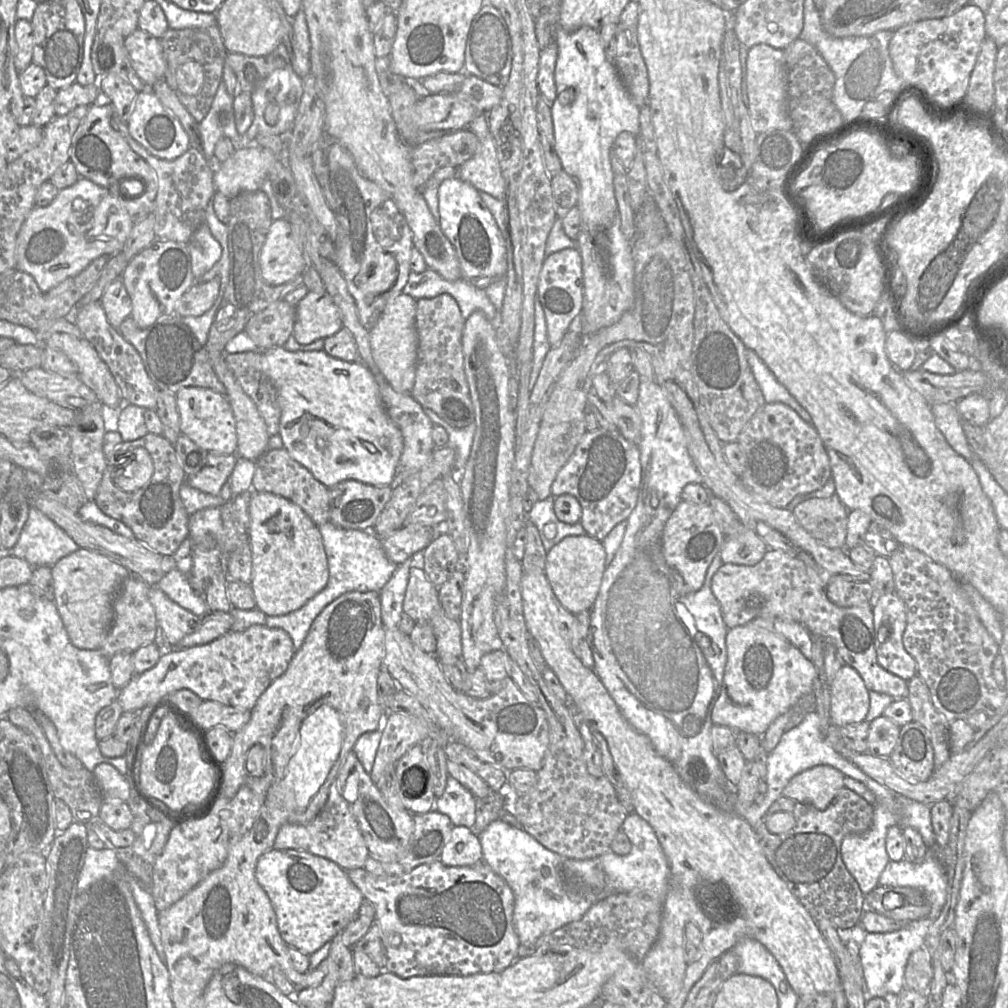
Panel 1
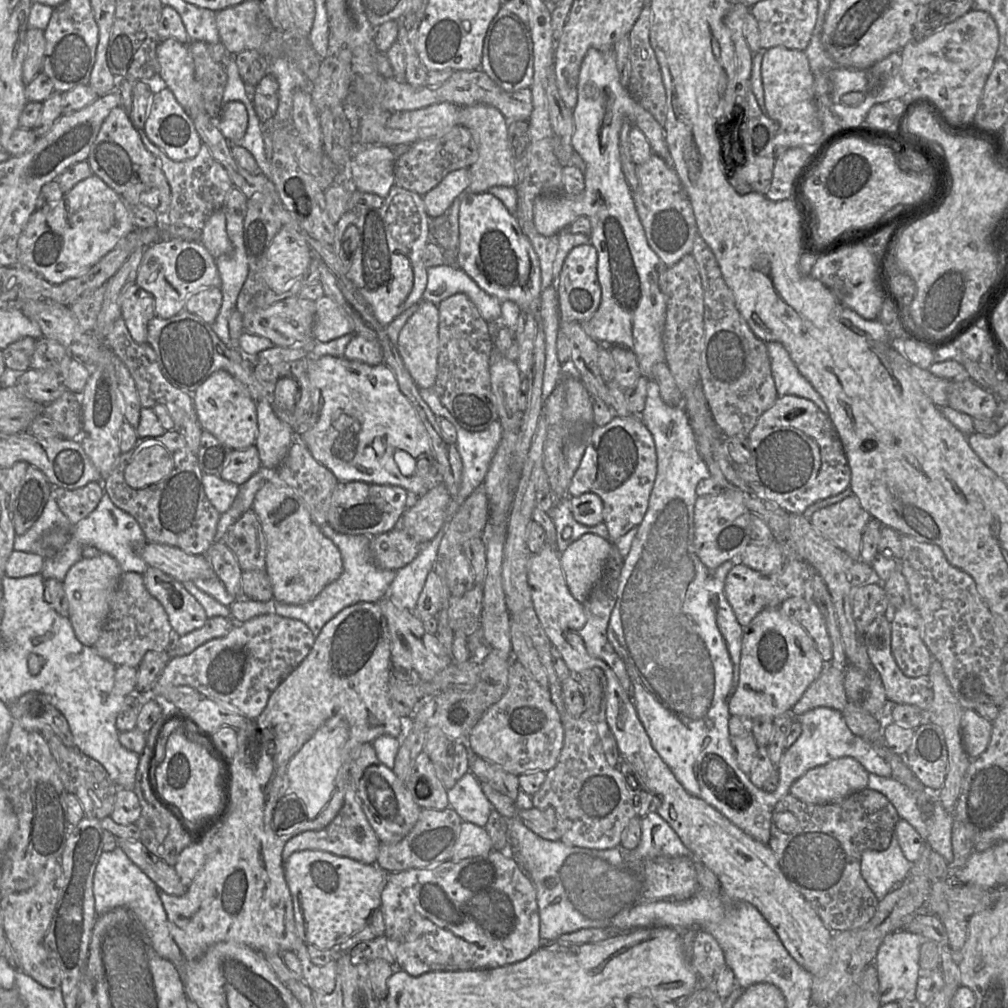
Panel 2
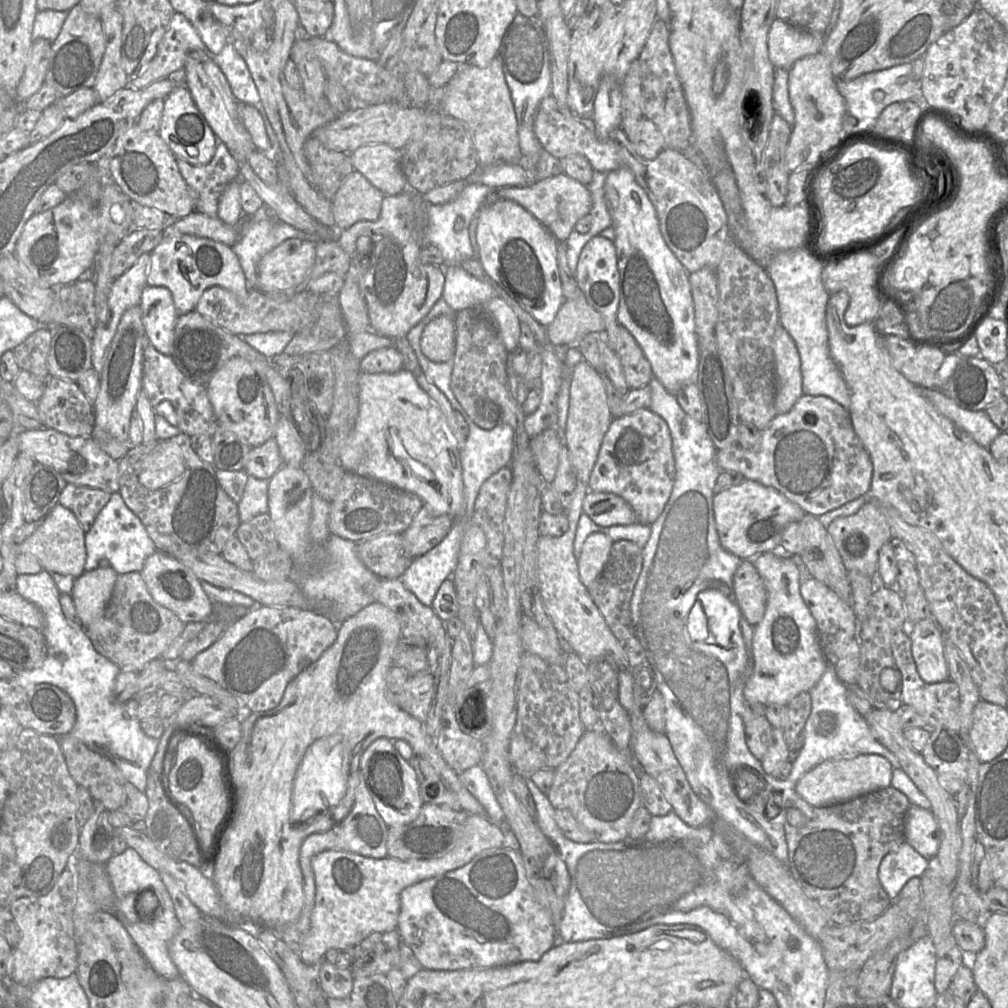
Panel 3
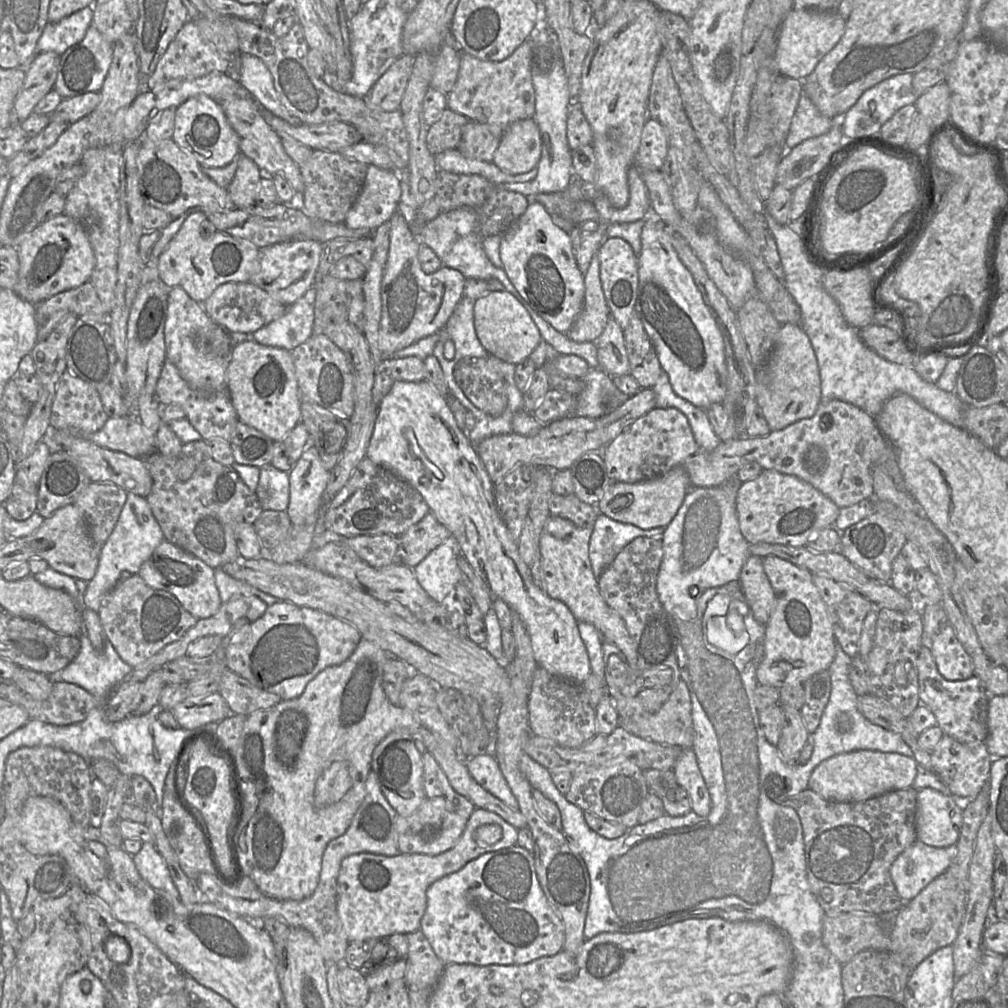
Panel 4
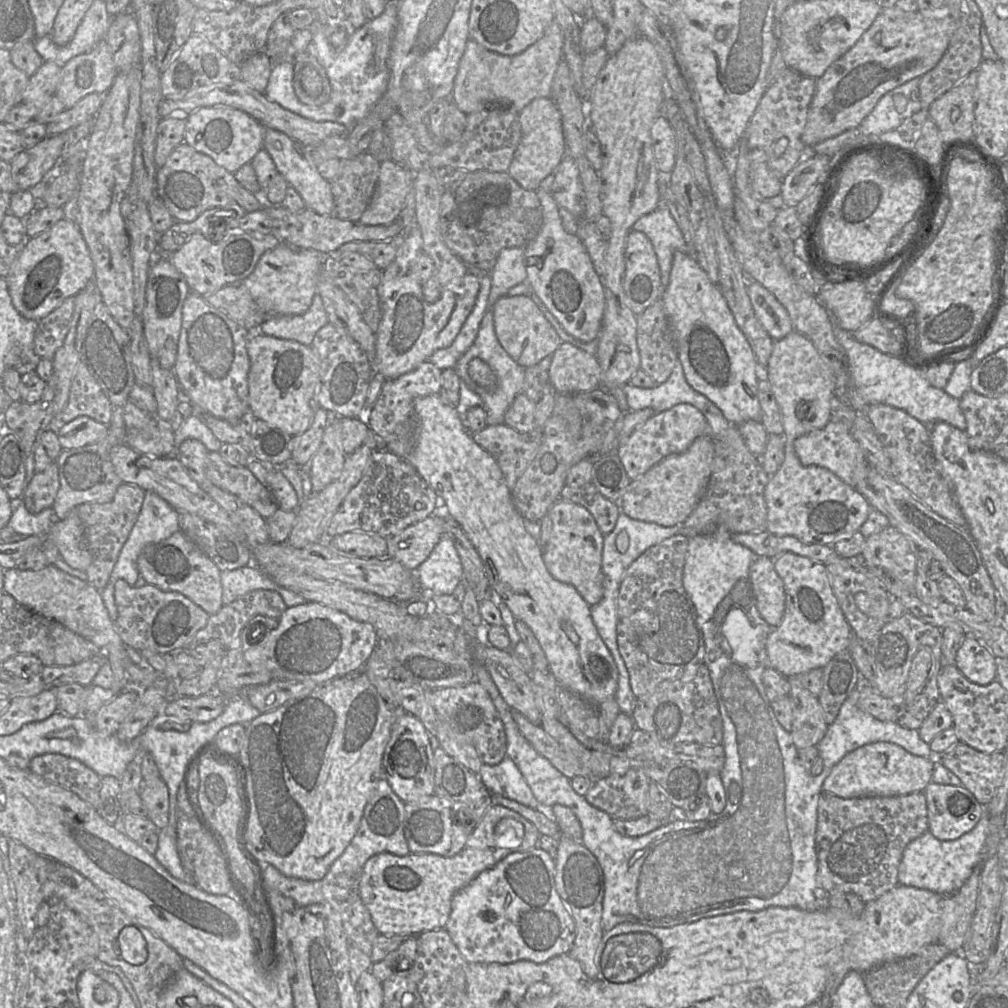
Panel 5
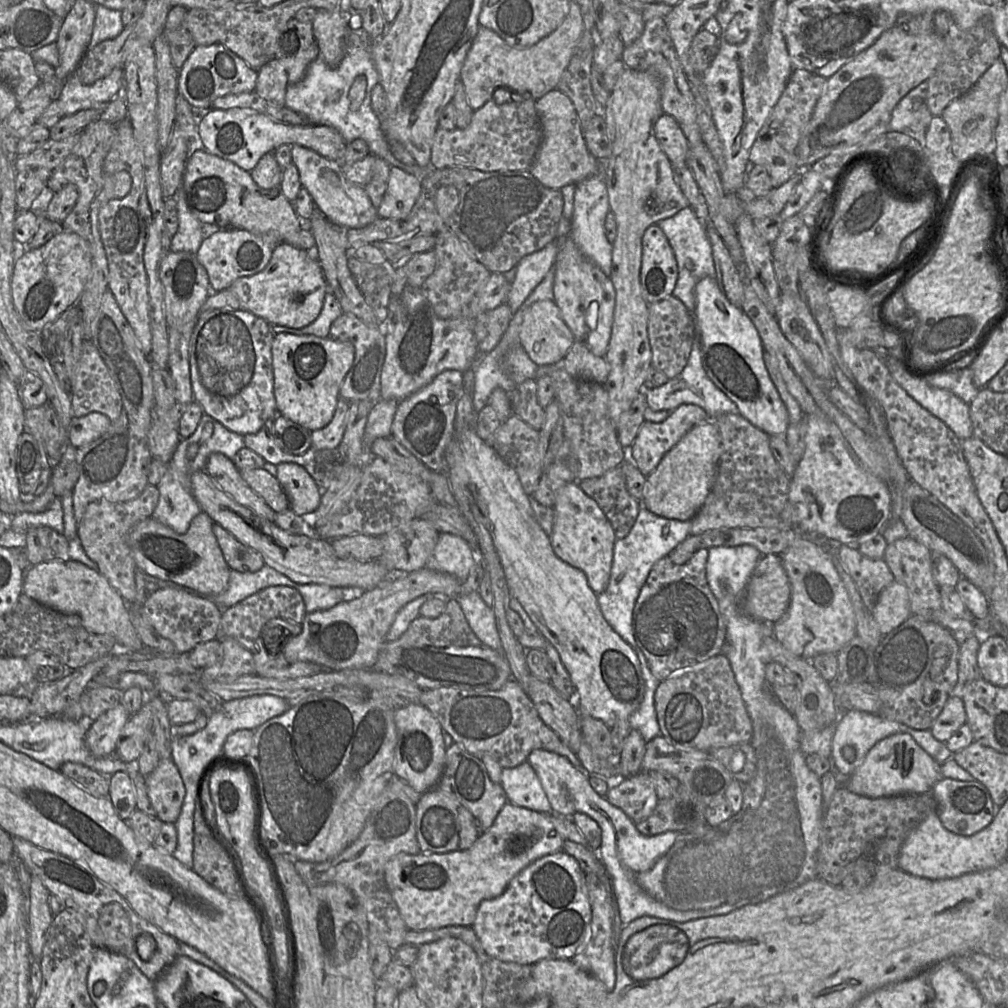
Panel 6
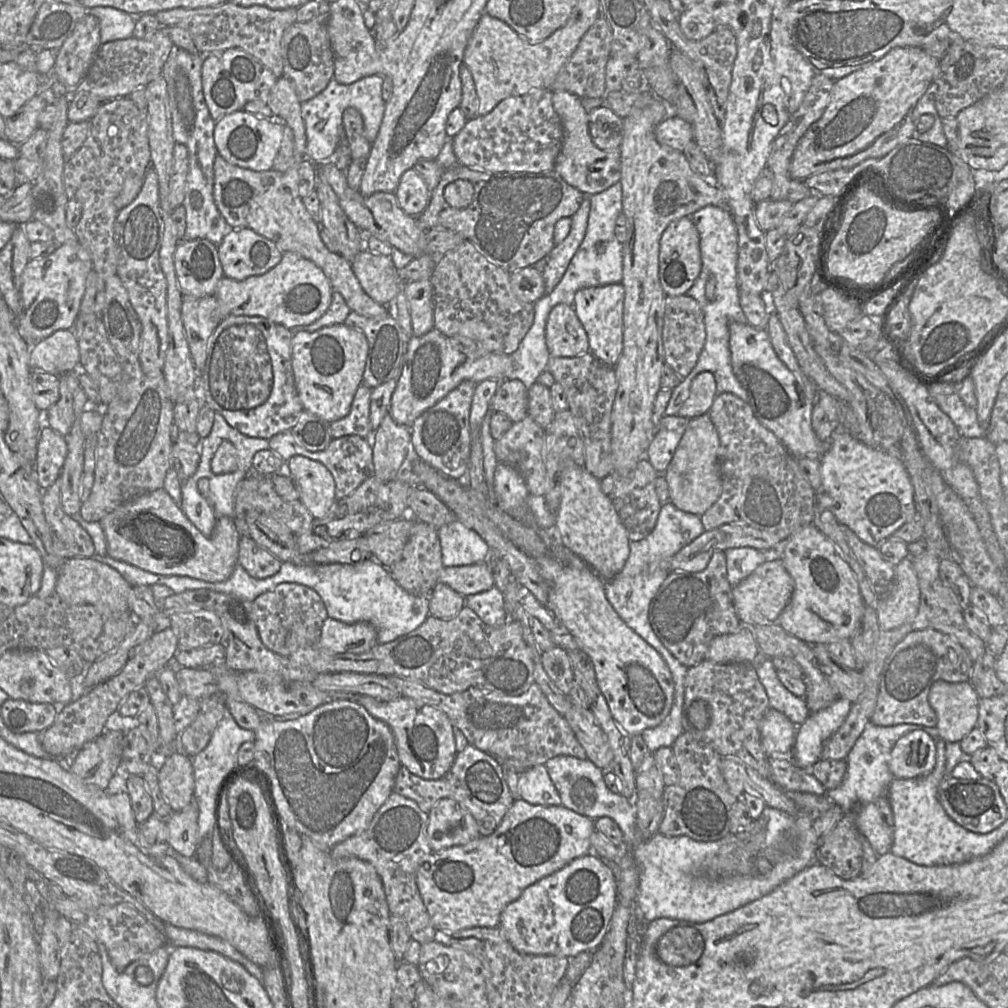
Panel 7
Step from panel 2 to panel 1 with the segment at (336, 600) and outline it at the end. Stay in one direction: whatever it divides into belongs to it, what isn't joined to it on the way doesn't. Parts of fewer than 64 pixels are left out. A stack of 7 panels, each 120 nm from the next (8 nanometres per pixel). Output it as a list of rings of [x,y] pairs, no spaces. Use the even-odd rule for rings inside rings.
[[[327,522],[318,527],[327,557],[329,579],[326,586],[311,598],[301,608],[281,616],[267,616],[256,607],[242,610],[231,607],[229,611],[233,618],[231,632],[240,632],[253,625],[265,625],[270,628],[280,628],[286,631],[293,642],[294,649],[300,650],[310,627],[322,610],[335,599],[348,592],[377,592],[384,587],[398,566],[386,556],[381,538],[373,530],[344,529]]]

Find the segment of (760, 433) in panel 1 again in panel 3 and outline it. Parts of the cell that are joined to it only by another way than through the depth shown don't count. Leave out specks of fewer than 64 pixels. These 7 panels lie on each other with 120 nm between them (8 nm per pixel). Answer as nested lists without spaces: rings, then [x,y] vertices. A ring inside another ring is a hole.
[[[814,395],[801,396],[789,412],[776,415],[755,447],[745,449],[735,444],[718,450],[717,464],[721,472],[737,472],[744,479],[778,491],[806,514],[815,517],[866,496],[873,474],[871,458],[854,431],[848,409],[831,398]]]

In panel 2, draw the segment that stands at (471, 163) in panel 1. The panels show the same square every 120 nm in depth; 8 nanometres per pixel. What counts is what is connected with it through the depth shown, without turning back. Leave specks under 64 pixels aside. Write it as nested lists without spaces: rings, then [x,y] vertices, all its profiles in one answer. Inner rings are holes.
[[[477,104],[461,107],[460,124],[467,127],[475,140],[478,158],[468,168],[469,186],[471,193],[484,193],[493,186],[514,186],[516,175],[512,156],[508,144],[508,120],[495,107],[486,104]]]

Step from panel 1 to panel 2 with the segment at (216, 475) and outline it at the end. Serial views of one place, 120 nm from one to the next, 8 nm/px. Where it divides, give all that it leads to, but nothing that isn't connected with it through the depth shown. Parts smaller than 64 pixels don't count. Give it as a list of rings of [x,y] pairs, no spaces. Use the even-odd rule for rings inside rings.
[[[252,445],[248,448],[234,449],[229,464],[219,476],[225,481],[241,485],[261,467],[258,449]]]

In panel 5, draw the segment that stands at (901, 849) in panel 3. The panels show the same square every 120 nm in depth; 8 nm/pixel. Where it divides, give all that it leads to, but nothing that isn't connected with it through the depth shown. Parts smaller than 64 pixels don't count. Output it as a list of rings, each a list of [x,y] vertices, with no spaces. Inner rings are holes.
[[[986,813],[971,831],[956,840],[938,840],[926,831],[905,847],[898,868],[898,884],[939,894],[953,894],[988,857],[997,852],[1003,835],[1003,815],[991,817]]]

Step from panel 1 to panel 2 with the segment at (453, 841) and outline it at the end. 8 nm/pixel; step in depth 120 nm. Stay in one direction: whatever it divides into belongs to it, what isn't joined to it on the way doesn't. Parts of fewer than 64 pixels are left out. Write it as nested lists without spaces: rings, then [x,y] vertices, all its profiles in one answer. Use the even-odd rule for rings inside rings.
[[[462,821],[450,861],[460,862],[467,858],[481,856],[490,852],[491,849],[491,839],[484,827]]]

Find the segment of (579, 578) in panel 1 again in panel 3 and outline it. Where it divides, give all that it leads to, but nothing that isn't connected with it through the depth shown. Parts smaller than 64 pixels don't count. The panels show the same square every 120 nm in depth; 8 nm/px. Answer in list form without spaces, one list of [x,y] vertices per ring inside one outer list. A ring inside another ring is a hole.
[[[593,533],[584,541],[578,554],[578,571],[580,580],[587,589],[602,573],[613,543],[604,533]]]

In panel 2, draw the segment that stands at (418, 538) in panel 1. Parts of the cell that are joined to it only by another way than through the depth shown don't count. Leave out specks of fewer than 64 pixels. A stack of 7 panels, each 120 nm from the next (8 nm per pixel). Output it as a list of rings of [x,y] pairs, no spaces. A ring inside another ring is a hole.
[[[395,528],[373,537],[370,552],[379,568],[397,572],[416,558],[421,546],[405,531]]]

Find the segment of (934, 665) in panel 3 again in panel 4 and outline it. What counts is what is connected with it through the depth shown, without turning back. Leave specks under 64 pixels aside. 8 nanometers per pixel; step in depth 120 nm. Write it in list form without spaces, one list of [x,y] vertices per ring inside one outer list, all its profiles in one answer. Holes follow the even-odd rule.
[[[951,625],[940,629],[932,641],[930,651],[939,673],[945,679],[962,681],[974,676],[973,661],[958,641]]]

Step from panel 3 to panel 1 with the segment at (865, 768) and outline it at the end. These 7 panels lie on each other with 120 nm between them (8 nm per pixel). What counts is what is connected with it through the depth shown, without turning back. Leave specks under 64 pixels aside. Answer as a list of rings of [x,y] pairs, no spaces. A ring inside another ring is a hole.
[[[817,766],[796,775],[784,789],[783,796],[825,810],[844,788],[845,778],[836,768]]]

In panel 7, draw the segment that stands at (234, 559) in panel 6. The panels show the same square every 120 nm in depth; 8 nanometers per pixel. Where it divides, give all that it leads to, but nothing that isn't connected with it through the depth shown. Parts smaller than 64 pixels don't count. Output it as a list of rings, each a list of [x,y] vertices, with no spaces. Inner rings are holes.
[[[248,536],[239,540],[237,563],[240,564],[253,578],[265,579],[275,575],[282,566],[282,561],[260,547]]]

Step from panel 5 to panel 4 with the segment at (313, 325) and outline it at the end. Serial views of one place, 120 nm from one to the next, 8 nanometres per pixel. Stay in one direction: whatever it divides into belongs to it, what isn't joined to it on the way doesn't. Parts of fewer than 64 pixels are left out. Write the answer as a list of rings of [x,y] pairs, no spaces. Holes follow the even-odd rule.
[[[311,287],[295,303],[288,306],[283,316],[252,333],[253,338],[251,340],[254,340],[265,346],[282,348],[288,351],[292,351],[300,344],[309,340],[313,335],[316,291],[317,290],[315,287]]]

